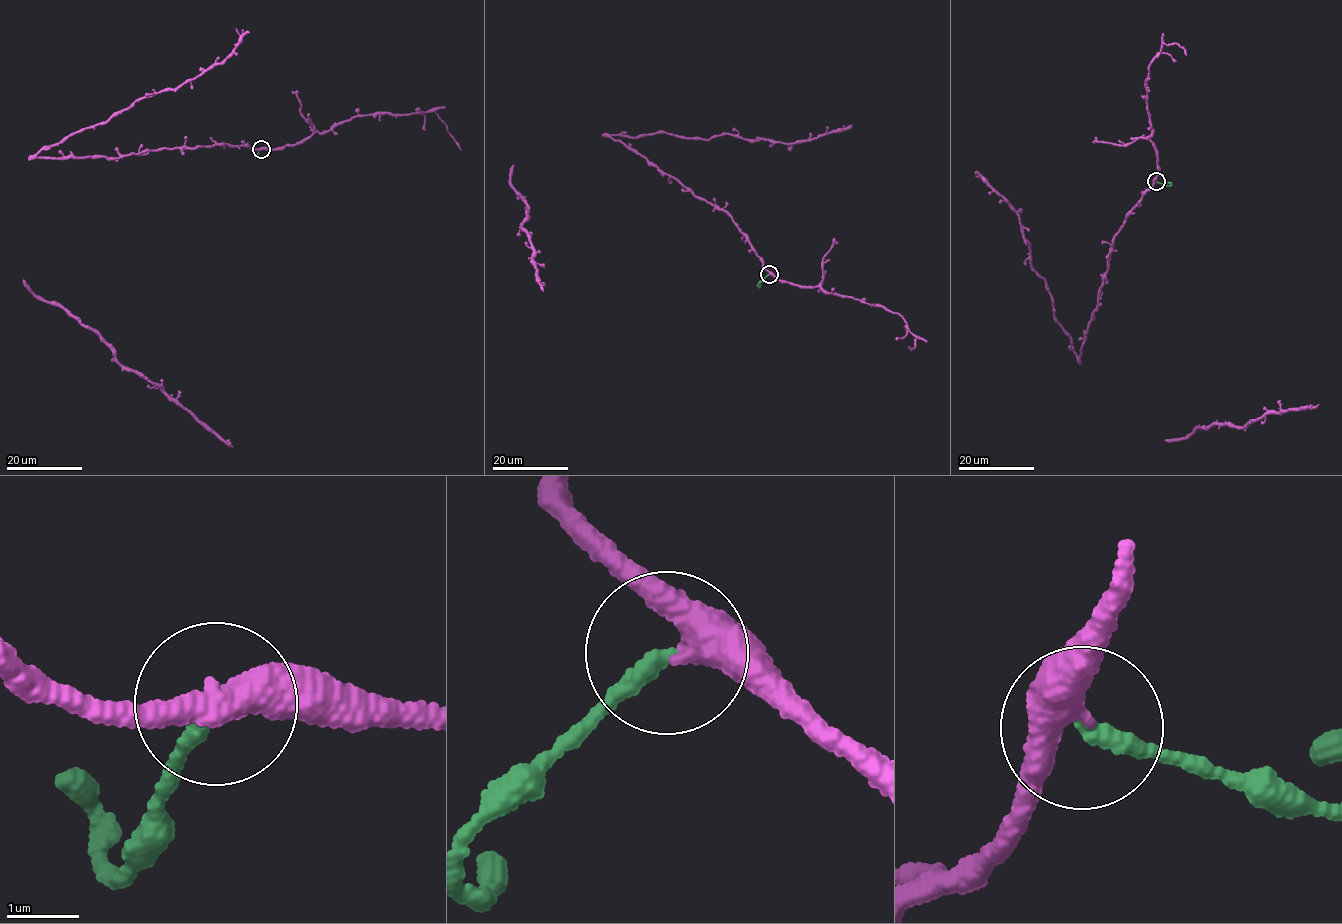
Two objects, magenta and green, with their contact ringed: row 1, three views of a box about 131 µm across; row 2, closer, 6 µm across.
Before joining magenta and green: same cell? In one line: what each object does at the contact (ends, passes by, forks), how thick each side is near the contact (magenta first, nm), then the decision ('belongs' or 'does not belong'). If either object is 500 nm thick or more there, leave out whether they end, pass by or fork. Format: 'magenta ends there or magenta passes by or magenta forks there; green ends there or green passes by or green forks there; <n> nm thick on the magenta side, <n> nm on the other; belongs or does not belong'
magenta passes by; green ends there; 400 nm thick on the magenta side, 260 nm on the other; does not belong

